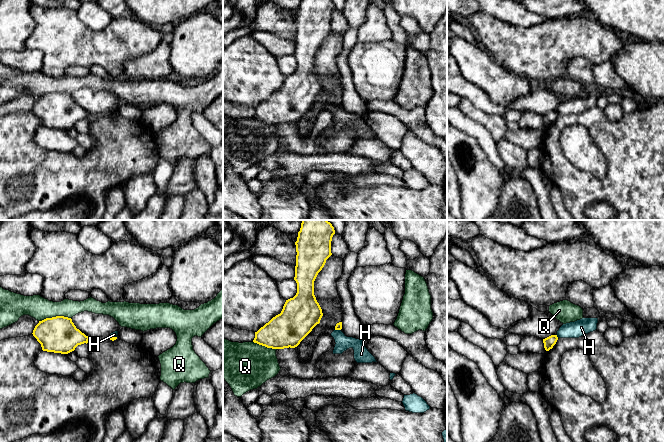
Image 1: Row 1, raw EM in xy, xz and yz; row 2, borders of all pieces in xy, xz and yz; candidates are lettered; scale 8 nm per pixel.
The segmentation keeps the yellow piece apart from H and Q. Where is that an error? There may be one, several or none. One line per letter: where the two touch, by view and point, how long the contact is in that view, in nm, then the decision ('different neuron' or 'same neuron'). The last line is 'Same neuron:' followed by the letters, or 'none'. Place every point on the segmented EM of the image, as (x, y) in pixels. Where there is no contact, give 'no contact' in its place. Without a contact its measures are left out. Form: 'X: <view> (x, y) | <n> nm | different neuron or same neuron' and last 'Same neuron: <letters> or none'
H: yz (556, 336) | 40 nm | different neuron
Q: xy (54, 317) | 260 nm | different neuron
Same neuron: none

